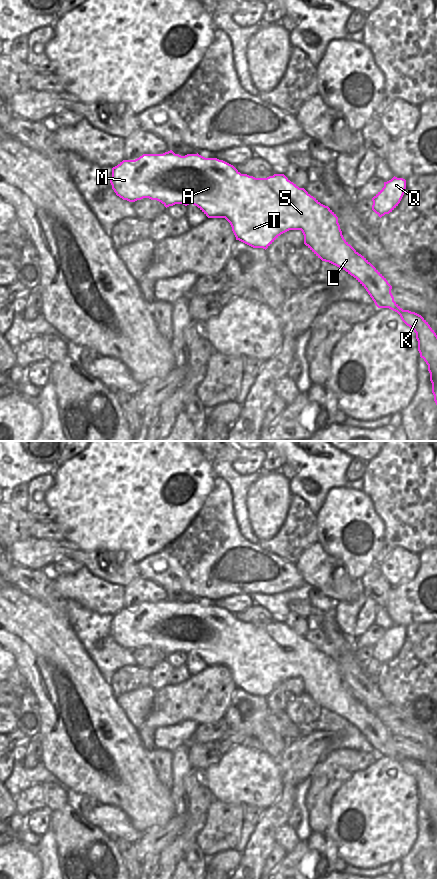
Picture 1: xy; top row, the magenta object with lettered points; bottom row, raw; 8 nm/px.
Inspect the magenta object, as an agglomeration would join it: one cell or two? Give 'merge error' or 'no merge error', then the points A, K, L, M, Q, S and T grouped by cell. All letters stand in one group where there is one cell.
no merge error | A K L M Q S T

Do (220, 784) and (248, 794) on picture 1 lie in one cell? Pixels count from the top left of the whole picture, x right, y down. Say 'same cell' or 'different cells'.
same cell

